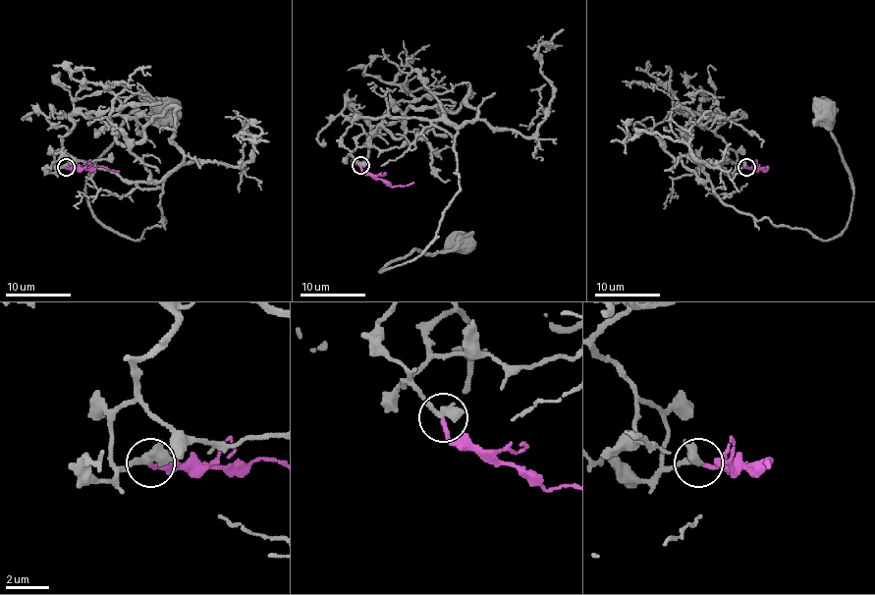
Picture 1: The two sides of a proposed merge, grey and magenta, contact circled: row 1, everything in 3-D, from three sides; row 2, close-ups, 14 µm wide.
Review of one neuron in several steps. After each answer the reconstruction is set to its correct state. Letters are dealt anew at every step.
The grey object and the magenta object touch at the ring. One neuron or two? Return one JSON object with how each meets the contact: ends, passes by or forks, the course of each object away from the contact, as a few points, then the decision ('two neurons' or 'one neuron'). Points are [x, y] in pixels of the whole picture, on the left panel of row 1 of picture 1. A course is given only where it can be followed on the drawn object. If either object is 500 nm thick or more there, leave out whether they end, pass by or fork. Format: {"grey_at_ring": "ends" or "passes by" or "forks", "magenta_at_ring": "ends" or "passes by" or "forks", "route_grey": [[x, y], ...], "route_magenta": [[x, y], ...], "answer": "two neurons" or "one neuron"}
{"grey_at_ring": "passes by", "magenta_at_ring": "ends", "route_grey": [[66, 167], [47, 170], [161, 184], [165, 221], [138, 239], [95, 216], [85, 180], [131, 113], [170, 110]], "route_magenta": [[66, 167], [90, 169], [98, 165], [119, 172]], "answer": "one neuron"}

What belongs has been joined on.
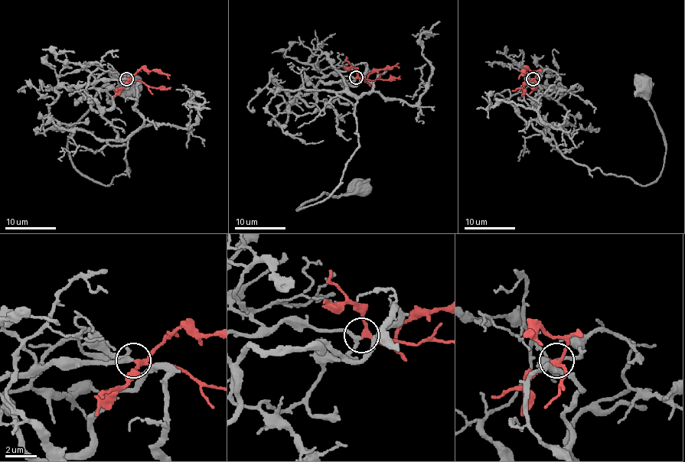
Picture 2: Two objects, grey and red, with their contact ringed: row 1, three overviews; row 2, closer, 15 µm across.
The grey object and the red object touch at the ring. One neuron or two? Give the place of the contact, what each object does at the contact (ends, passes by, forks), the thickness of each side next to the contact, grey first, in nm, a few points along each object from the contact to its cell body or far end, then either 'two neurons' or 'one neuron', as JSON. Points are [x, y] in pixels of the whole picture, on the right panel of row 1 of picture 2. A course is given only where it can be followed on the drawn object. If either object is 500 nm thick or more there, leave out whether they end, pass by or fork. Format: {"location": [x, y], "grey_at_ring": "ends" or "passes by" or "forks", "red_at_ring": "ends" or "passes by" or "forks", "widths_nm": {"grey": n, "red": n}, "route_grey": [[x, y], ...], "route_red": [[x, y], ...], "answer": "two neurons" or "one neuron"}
{"location": [533, 79], "grey_at_ring": "forks", "red_at_ring": "forks", "widths_nm": {"grey": 180, "red": 220}, "route_grey": [[533, 79], [526, 75], [508, 101], [520, 116], [569, 159], [647, 186], [660, 175], [666, 150], [647, 84]], "route_red": [[533, 79], [536, 74], [529, 69], [519, 79]], "answer": "one neuron"}

